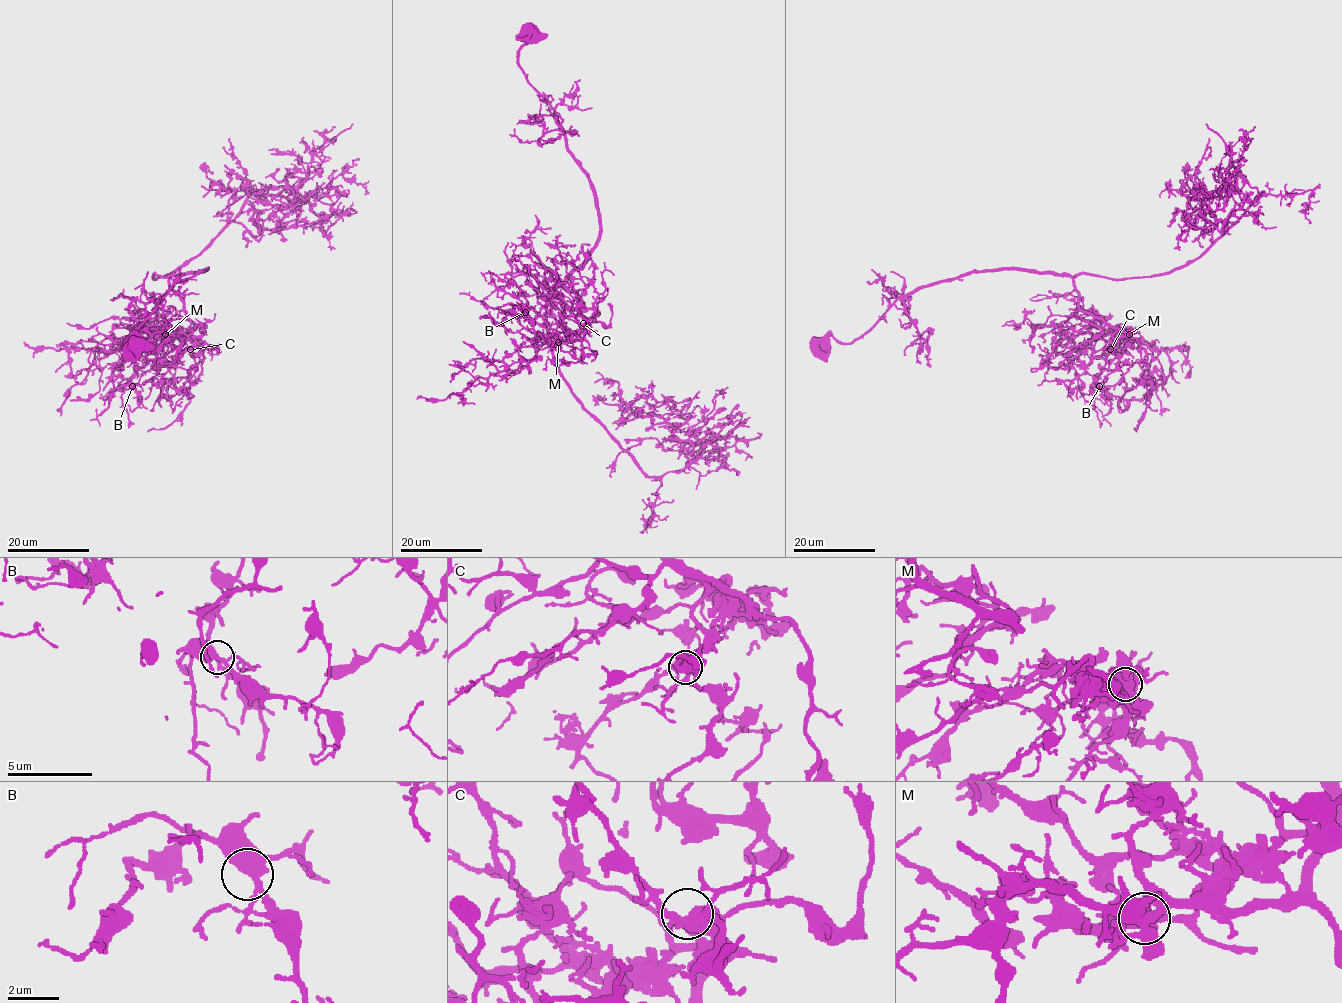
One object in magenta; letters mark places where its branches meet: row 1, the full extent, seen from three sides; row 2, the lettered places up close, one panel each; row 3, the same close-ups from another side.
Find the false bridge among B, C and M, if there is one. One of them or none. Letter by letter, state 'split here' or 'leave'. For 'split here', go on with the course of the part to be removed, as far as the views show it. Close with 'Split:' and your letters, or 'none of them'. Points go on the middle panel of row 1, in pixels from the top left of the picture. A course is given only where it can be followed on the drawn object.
B: leave
C: leave
M: split here | (558, 342), (566, 341), (569, 335), (569, 331), (561, 329)
Split: M

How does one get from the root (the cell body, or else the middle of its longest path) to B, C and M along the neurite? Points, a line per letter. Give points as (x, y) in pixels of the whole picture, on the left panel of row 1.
B: (136, 344), (134, 333), (125, 343), (170, 289), (207, 269), (169, 279), (195, 325), (169, 338), (132, 386)
C: (136, 344), (134, 333), (125, 343), (170, 289), (207, 269), (169, 279), (195, 324), (188, 332), (190, 349)
M: (136, 344), (134, 333), (125, 343), (170, 289), (207, 269), (169, 279), (195, 325), (174, 337), (165, 334)

